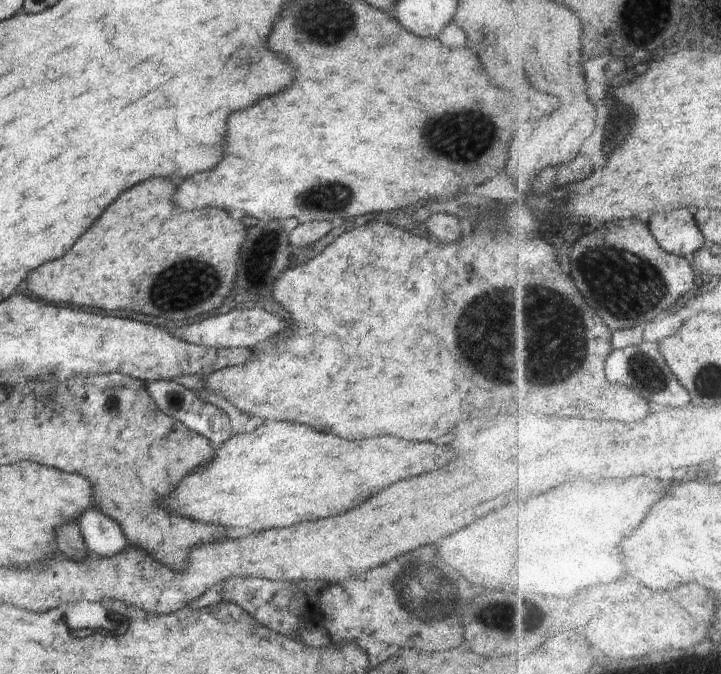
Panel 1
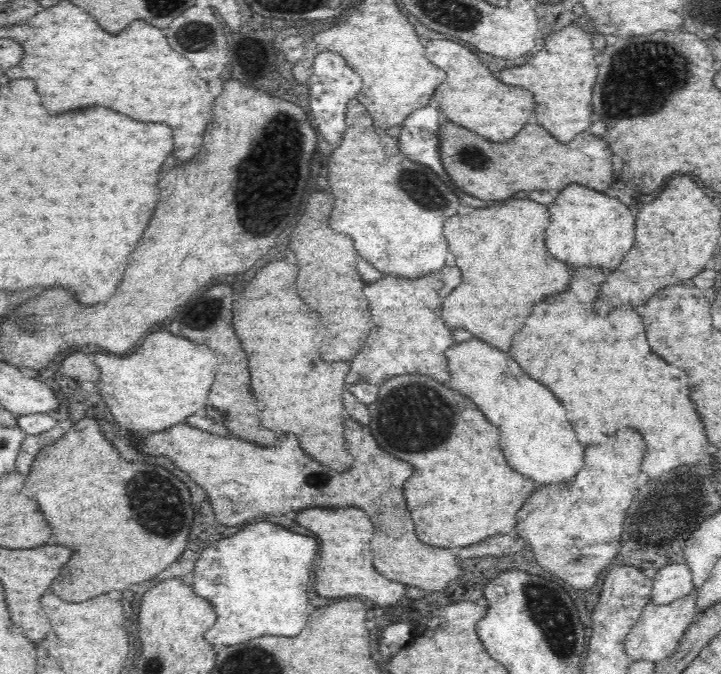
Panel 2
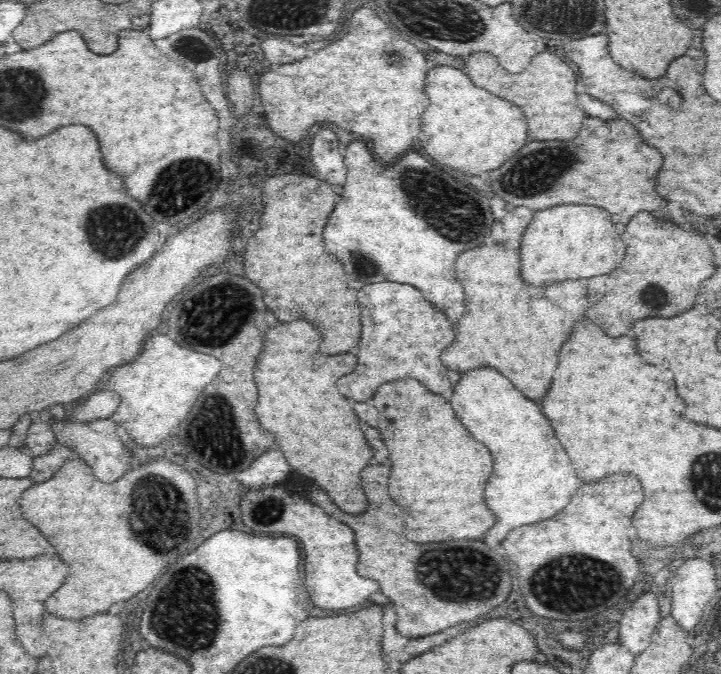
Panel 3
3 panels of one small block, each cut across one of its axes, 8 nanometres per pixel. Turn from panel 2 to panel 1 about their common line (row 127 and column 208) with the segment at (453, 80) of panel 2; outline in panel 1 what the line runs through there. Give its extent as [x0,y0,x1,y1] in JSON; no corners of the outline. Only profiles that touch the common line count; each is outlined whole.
[164,422,454,532]

